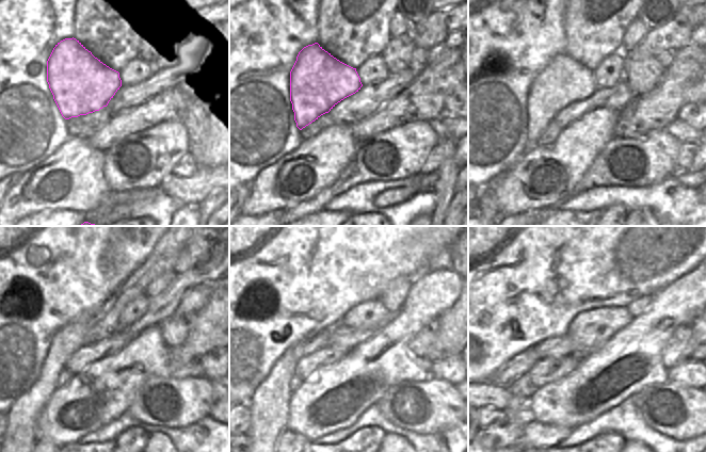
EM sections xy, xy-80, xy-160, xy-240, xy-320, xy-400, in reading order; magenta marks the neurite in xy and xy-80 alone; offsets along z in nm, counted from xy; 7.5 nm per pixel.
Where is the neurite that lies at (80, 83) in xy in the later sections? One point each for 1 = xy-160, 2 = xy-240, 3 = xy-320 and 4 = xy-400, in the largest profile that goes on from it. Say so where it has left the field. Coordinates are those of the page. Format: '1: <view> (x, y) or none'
1: xy-160 (564, 80)
2: xy-240 (21, 435)
3: xy-320 (270, 405)
4: xy-400 (517, 412)

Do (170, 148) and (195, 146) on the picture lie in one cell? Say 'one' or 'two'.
two

